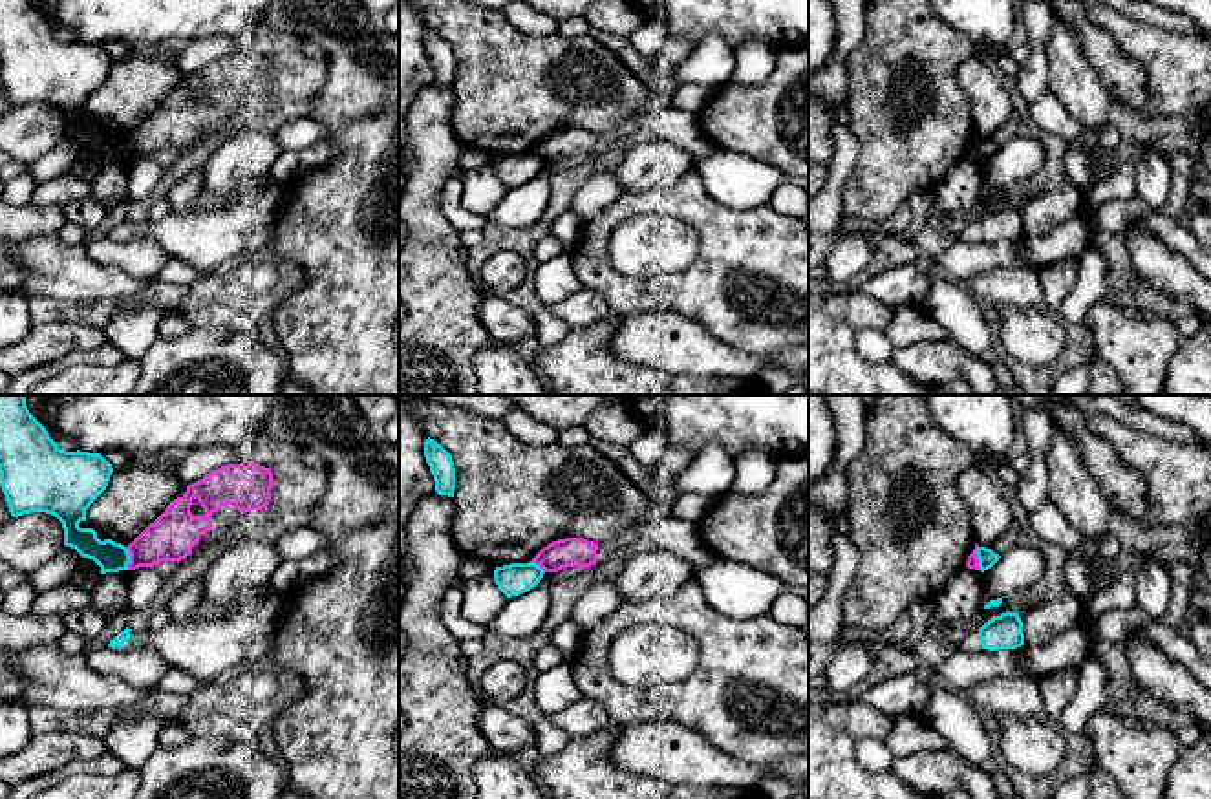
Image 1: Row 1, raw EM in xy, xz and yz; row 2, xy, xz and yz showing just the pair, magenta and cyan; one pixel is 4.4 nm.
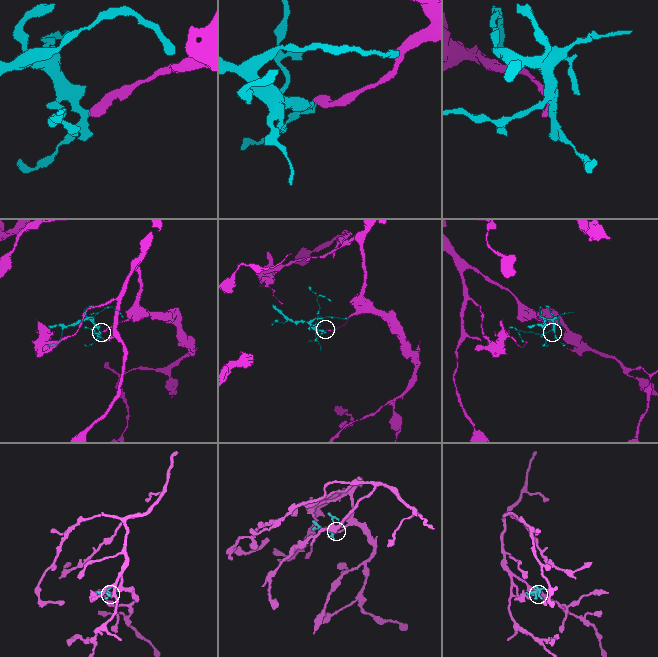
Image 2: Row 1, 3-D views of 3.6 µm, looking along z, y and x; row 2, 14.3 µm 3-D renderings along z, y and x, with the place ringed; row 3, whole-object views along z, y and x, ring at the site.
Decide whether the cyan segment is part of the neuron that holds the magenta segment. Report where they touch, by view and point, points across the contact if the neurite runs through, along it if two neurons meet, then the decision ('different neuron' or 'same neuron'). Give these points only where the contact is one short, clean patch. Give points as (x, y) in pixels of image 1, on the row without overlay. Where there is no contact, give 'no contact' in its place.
xy (130, 149) | along xy (127, 138), (128, 159) | different neuron

